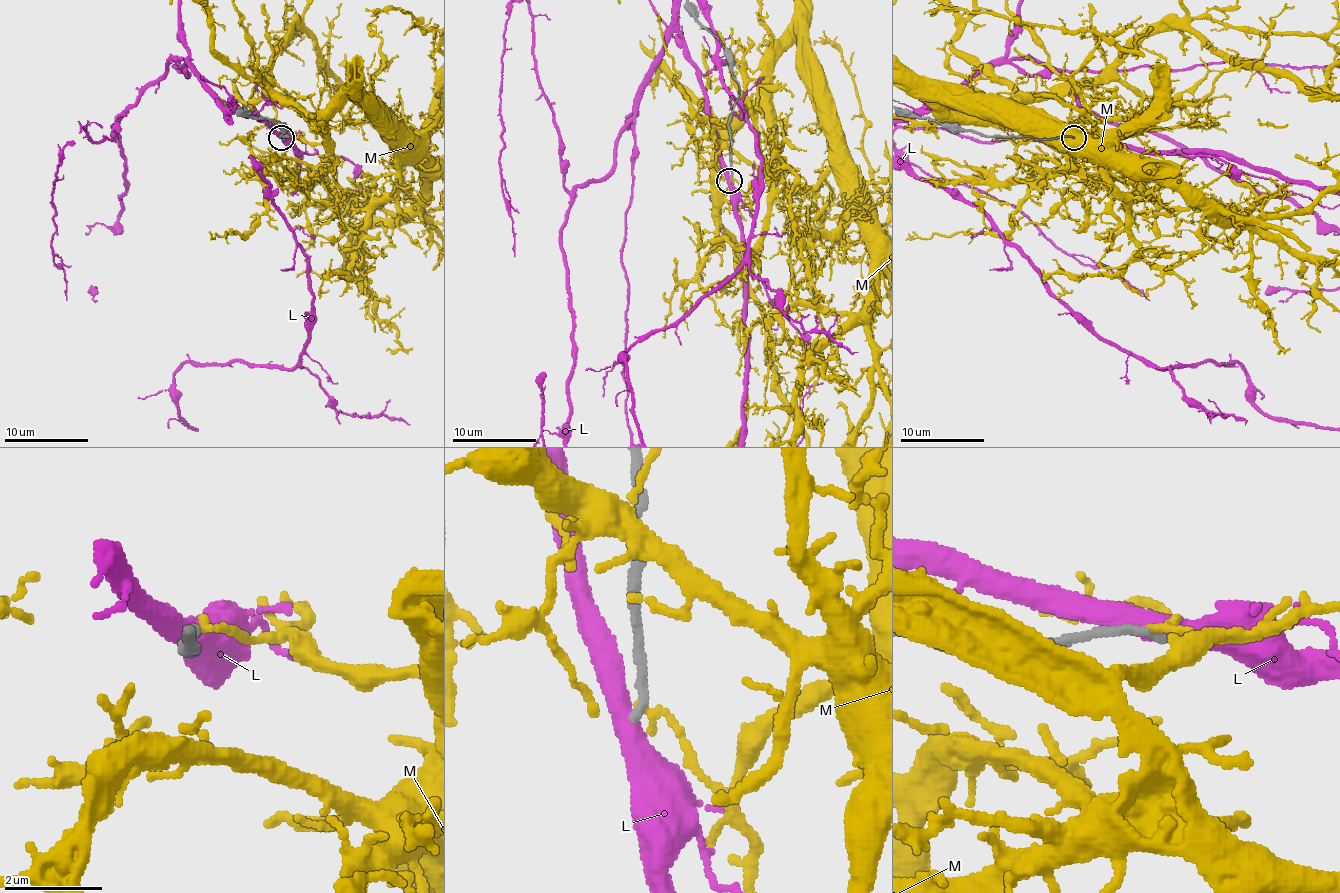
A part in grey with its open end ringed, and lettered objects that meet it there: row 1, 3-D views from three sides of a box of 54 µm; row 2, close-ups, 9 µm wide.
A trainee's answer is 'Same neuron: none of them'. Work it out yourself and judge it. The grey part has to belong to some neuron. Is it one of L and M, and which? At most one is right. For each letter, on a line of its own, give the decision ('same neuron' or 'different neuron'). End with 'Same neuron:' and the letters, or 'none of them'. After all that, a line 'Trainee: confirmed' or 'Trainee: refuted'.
L: different neuron
M: different neuron
Same neuron: none of them
Trainee: confirmed

